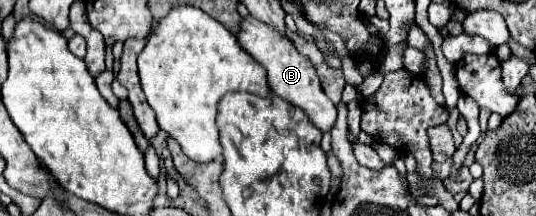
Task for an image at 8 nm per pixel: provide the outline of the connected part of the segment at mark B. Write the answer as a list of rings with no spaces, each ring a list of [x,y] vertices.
[[[252,16],[242,20],[242,32],[238,32],[238,42],[240,46],[252,54],[268,72],[268,84],[270,90],[284,98],[286,102],[290,102],[292,106],[304,110],[304,114],[308,116],[308,120],[320,130],[320,132],[330,132],[334,122],[336,122],[336,106],[332,104],[332,100],[324,94],[316,68],[302,56],[298,54],[298,50],[294,48],[294,42],[290,38],[278,36],[278,32],[274,32],[270,26],[262,24],[260,20],[254,20]]]

